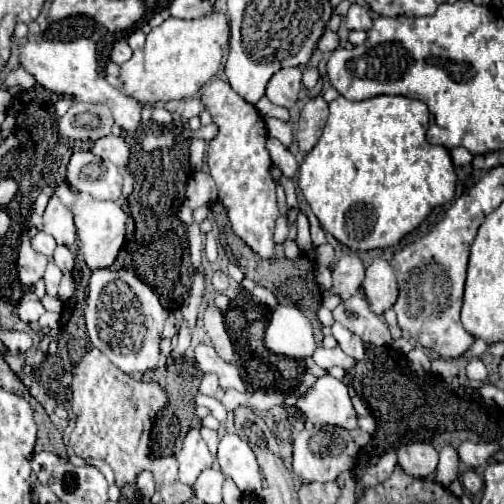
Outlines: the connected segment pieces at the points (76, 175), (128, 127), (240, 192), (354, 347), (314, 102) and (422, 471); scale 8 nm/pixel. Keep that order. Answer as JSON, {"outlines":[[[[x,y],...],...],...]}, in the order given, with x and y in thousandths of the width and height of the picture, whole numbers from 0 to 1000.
{"outlines":[[[[145,302],[129,357],[145,377],[185,385],[185,393],[200,397],[232,397],[244,369],[236,333],[200,317],[185,302]]],[[[157,75],[149,83],[113,79],[65,79],[42,91],[42,131],[69,151],[69,159],[109,187],[141,190],[157,202],[200,202],[216,210],[228,246],[236,246],[252,266],[268,266],[280,254],[280,206],[248,190],[236,175],[220,171],[200,155],[192,139],[192,87],[177,75]]],[[[446,159],[415,163],[399,198],[435,250],[435,266],[419,278],[411,298],[415,341],[431,365],[435,397],[454,421],[462,460],[502,492],[518,512],[542,512],[542,452],[554,429],[546,397],[546,361],[538,353],[538,313],[526,294],[530,254],[510,214],[486,202]]],[[[661,643],[661,667],[669,671],[677,694],[685,702],[692,702],[696,710],[704,714],[724,714],[724,687],[720,687],[720,675],[708,671],[696,655],[688,655],[685,647],[677,643]]],[[[641,190],[617,194],[601,218],[597,218],[597,238],[593,238],[593,258],[589,258],[589,282],[593,282],[593,298],[601,306],[609,306],[629,278],[637,274],[641,250],[649,242],[653,230],[653,206],[641,198]]],[[[819,877],[788,897],[792,925],[823,948],[847,948],[867,929],[867,893],[855,881],[843,877]]]]}

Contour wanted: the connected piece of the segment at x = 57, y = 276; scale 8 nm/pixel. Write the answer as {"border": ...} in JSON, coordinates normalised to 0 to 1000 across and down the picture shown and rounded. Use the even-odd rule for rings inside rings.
{"border":[[[97,520],[97,528],[93,528],[85,552],[89,563],[93,563],[93,583],[101,583],[101,587],[109,591],[109,587],[113,587],[117,560],[121,560],[121,536],[117,536],[117,528],[105,524],[105,520]]]}

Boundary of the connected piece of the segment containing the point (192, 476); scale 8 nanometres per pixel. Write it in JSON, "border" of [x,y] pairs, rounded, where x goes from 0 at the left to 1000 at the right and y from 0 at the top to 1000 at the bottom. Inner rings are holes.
{"border":[[[375,853],[363,877],[363,889],[351,901],[351,913],[355,913],[355,948],[363,960],[375,960],[375,964],[391,952],[391,944],[403,933],[419,929],[423,901],[415,897],[395,853]]]}

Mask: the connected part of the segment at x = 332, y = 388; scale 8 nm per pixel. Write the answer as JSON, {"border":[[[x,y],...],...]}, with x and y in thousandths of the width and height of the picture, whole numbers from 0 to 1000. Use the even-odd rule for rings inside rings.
{"border":[[[645,742],[589,794],[593,817],[621,841],[677,845],[685,853],[708,849],[708,821],[696,802],[688,762]]]}

